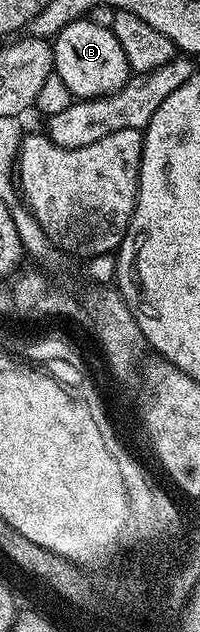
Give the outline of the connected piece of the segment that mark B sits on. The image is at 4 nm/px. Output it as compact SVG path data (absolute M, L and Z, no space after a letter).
M93 18L71 22L52 41L52 46L53 71L63 78L67 90L71 90L75 98L92 100L95 96L106 96L129 81L129 63L123 54L123 46L119 46L119 38L115 38L112 27L105 25L104 28Z

